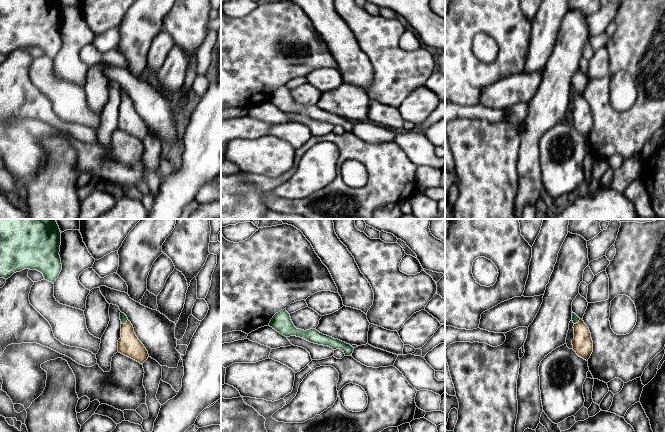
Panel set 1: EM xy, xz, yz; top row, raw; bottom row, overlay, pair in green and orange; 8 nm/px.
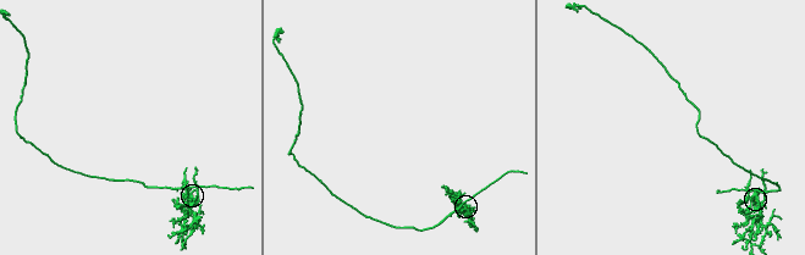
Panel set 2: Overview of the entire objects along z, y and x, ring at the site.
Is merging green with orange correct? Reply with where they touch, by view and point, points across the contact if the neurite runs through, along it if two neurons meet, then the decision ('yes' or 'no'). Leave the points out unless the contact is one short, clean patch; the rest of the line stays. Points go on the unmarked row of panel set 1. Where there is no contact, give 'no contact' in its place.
meets green in xy at (124, 99); runs through xy (123, 93), (124, 99), (127, 105), (129, 121); yes

